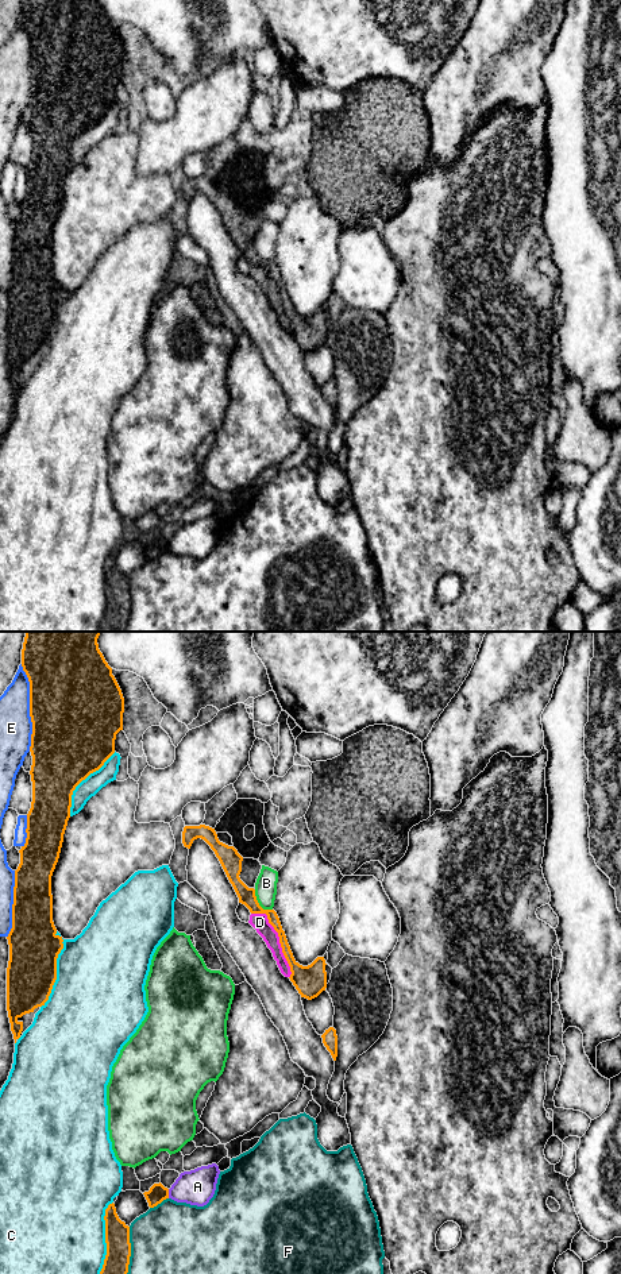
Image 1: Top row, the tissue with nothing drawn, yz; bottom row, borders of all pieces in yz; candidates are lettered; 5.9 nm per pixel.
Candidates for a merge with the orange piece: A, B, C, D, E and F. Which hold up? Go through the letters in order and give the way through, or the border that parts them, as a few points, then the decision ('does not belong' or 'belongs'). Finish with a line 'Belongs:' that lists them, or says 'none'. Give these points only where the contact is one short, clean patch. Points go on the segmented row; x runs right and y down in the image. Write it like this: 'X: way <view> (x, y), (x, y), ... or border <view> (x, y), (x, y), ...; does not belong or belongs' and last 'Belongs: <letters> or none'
A: does not belong
B: does not belong
C: does not belong
D: does not belong
E: does not belong
F: does not belong
Belongs: none

